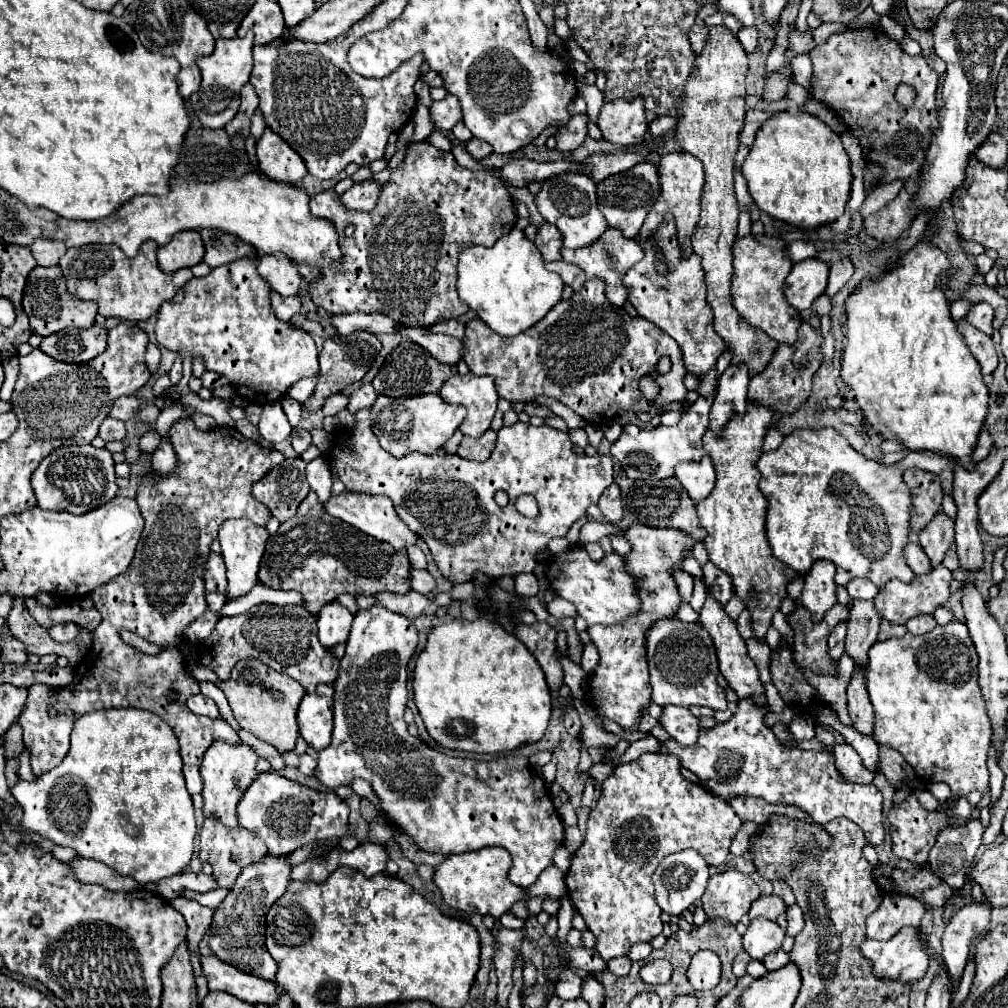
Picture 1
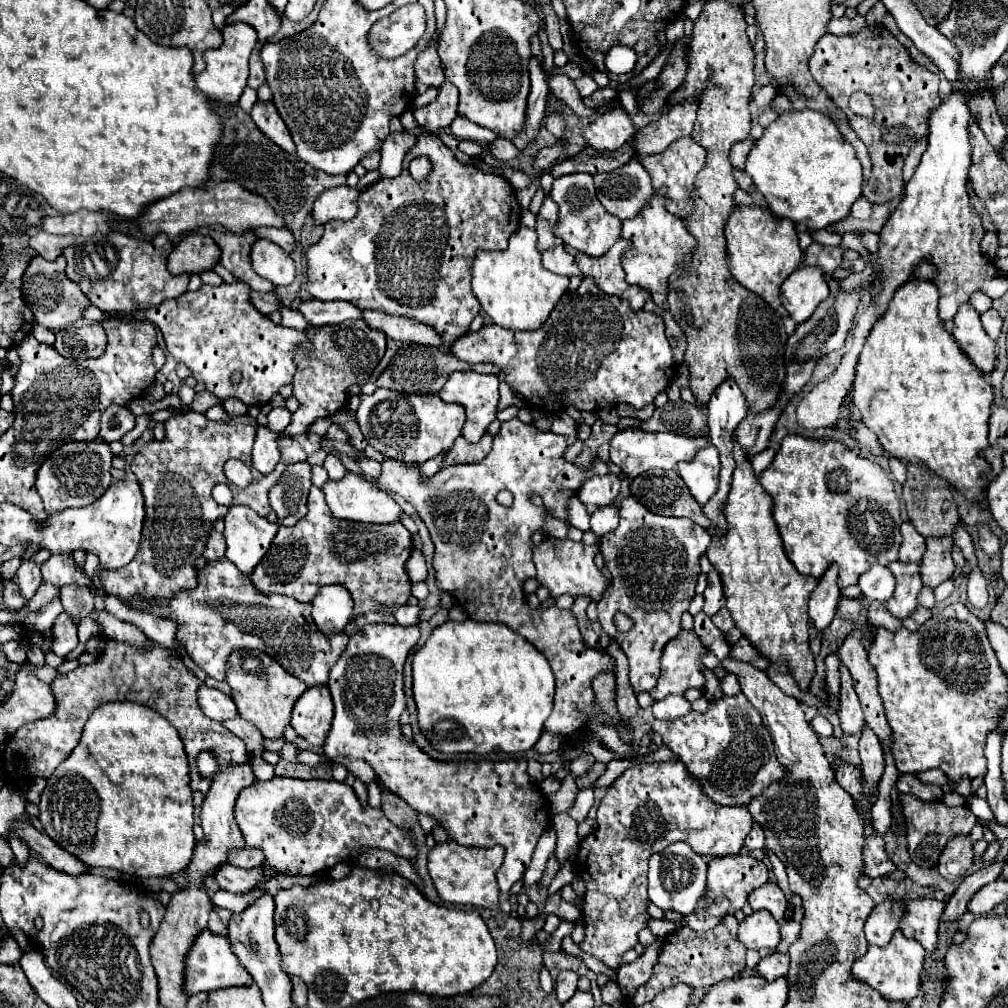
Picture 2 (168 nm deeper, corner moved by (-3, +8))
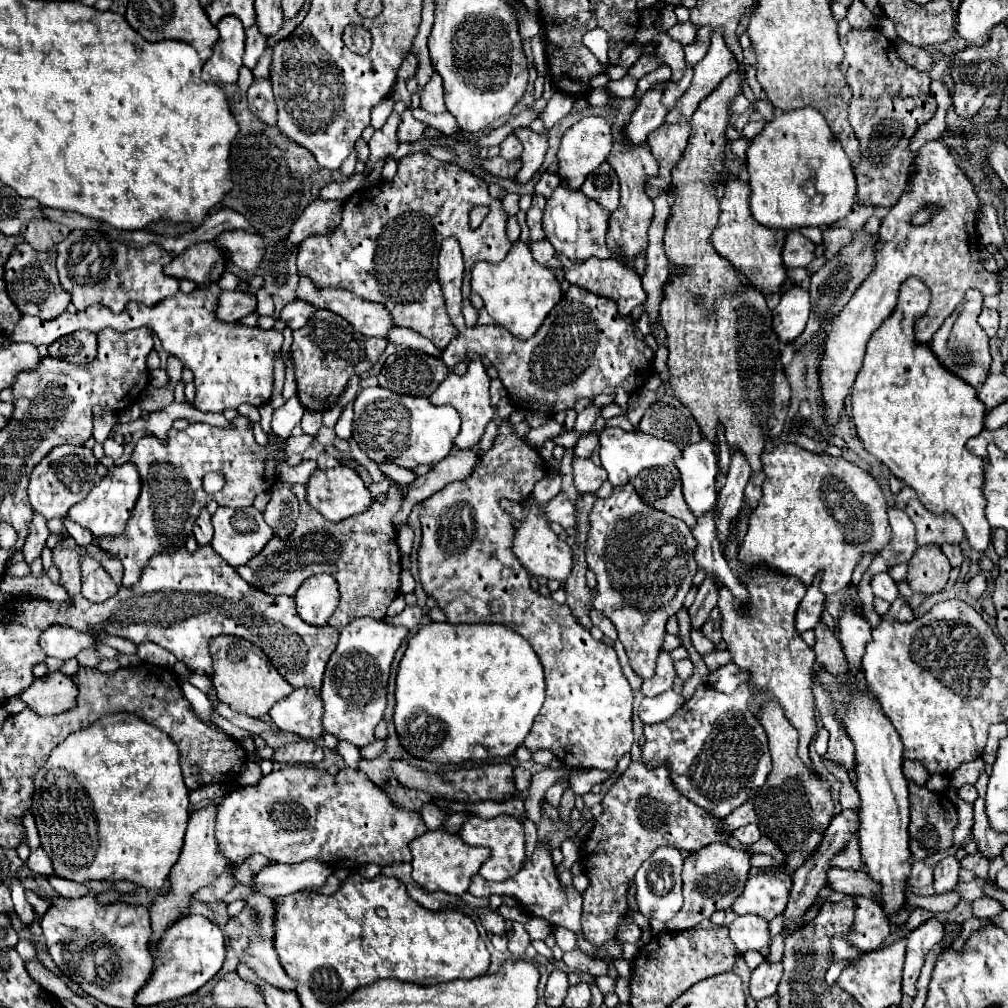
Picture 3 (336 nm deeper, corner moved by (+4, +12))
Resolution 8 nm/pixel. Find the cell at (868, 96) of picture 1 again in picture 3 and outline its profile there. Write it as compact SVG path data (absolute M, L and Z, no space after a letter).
M877 28L851 30L841 38L841 46L845 60L839 68L853 92L849 122L857 134L861 152L861 162L855 168L857 198L867 206L891 208L907 186L909 166L915 158L915 152L909 150L911 138L937 110L937 102L929 92L931 78L929 72L919 72L905 64Z

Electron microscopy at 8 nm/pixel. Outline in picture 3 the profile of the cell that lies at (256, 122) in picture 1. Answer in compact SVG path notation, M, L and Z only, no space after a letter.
M269 46L265 52L263 52L263 56L259 58L259 62L257 62L257 68L253 70L253 76L257 78L259 74L269 74L269 66L271 66L271 58L273 58L273 48Z

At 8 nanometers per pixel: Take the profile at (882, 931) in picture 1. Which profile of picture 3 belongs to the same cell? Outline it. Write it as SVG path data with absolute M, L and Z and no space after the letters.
M855 896L855 920L853 930L849 930L847 942L855 948L869 952L879 948L879 944L891 934L889 922L881 906L877 906L871 898Z

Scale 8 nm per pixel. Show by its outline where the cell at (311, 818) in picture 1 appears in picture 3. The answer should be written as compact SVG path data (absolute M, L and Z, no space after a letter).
M285 766L263 776L257 784L227 794L217 806L215 838L219 852L231 866L239 866L251 854L263 854L273 862L297 864L309 858L329 862L331 866L359 868L363 864L389 866L395 862L411 862L409 842L427 832L421 814L399 808L385 790L375 786L361 770L343 766L337 776L315 766Z

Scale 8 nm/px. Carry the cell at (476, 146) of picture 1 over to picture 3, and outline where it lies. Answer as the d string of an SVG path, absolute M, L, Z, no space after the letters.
M509 134L503 140L503 144L501 144L501 158L505 158L505 160L517 160L517 158L521 158L521 152L523 152L521 140L515 134Z

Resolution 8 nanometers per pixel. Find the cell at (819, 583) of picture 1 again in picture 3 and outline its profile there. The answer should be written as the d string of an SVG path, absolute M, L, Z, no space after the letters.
M815 580L807 588L807 594L803 596L795 614L795 628L799 634L803 634L805 630L813 630L815 624L821 620L823 600L825 600L825 594L819 590L819 582Z

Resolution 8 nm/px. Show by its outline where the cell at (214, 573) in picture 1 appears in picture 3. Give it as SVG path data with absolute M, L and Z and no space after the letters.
M201 510L195 526L193 526L193 534L197 538L199 544L209 544L213 538L213 526L211 526L211 514L205 510Z

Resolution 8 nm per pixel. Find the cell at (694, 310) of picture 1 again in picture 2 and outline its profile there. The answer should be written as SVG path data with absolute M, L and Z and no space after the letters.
M652 196L650 204L636 218L622 222L622 238L632 240L632 248L622 256L622 268L628 282L640 284L650 292L650 298L658 308L666 308L670 276L678 268L688 272L688 260L692 260L696 248L696 240L686 230L684 220L664 208L664 196Z

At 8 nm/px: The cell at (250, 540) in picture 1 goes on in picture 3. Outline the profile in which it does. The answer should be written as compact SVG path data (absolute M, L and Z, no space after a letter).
M219 506L217 512L213 514L213 528L215 528L215 534L213 534L211 546L233 568L243 566L245 562L249 562L249 558L257 556L271 538L271 528L267 526L267 522L263 520L263 514L255 506L249 506L245 510Z

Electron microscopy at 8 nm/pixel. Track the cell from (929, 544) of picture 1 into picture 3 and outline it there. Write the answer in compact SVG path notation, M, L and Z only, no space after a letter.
M923 546L917 548L913 558L909 560L907 582L913 592L919 594L937 594L945 588L949 580L951 564L939 546Z

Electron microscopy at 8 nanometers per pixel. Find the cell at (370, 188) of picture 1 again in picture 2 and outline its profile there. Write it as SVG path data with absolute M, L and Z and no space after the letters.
M338 186L324 190L312 208L314 224L324 224L328 220L352 220L358 214L360 190L350 186Z

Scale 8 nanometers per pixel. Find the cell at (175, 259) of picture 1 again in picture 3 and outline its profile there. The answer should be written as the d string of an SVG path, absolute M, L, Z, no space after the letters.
M199 242L189 246L183 254L175 256L167 266L165 274L177 280L191 280L197 286L219 282L225 272L225 256L217 246L209 242Z

